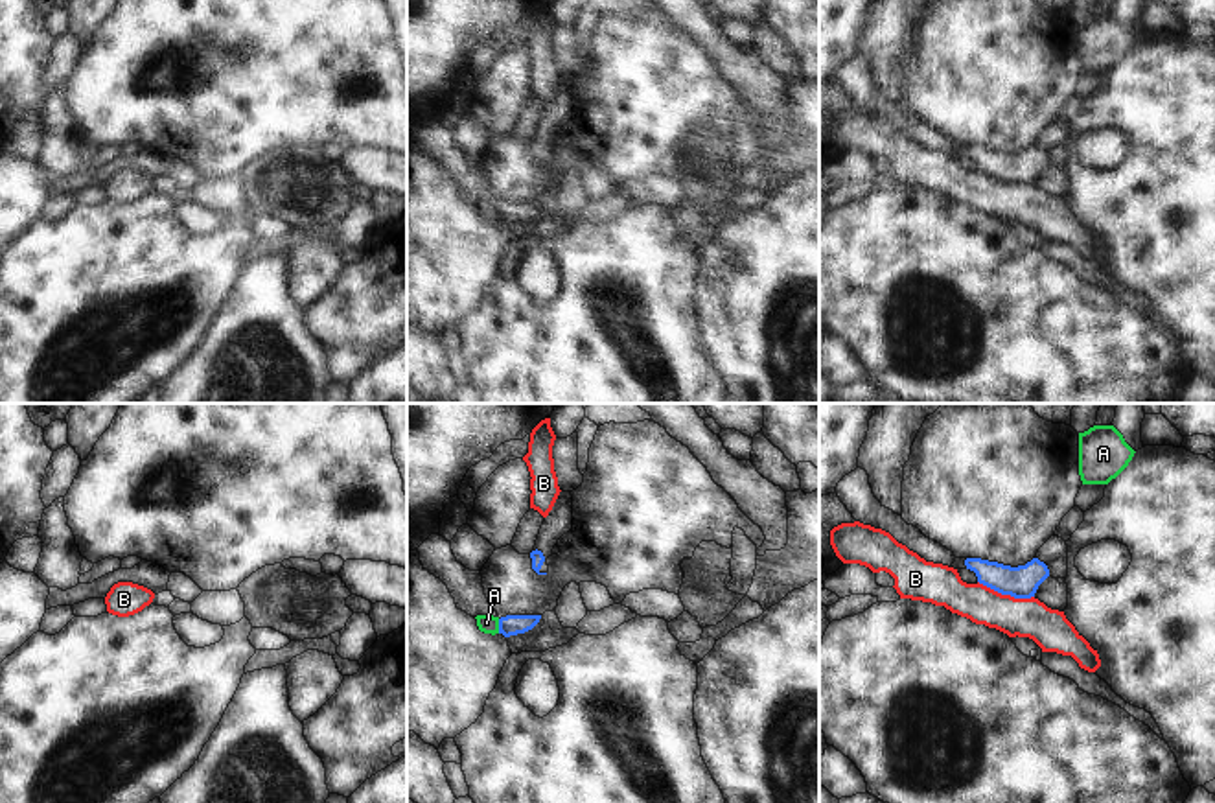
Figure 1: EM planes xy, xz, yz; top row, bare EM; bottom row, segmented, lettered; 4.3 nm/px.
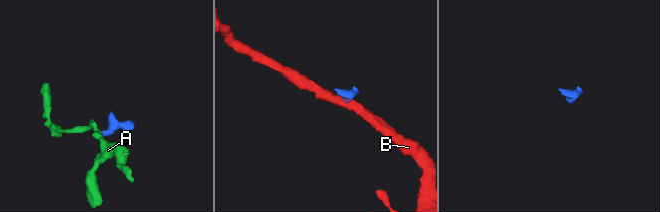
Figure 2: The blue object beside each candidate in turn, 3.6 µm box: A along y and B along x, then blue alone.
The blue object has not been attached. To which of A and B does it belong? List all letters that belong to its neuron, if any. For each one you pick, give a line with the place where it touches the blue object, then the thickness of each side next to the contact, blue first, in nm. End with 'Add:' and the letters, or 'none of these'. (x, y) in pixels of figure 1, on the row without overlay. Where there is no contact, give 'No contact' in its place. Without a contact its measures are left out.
Add: none of these.

